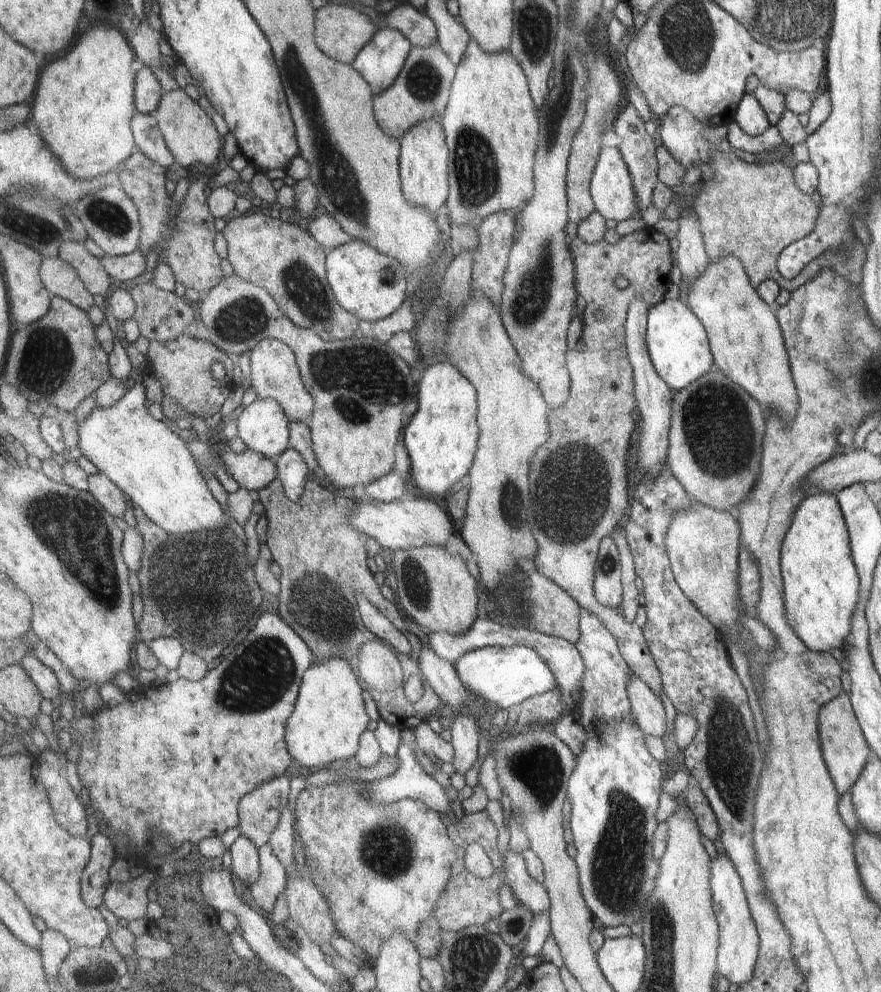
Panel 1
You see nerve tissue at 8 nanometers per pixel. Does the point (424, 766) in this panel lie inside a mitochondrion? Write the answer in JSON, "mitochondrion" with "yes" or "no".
{"mitochondrion":"no"}

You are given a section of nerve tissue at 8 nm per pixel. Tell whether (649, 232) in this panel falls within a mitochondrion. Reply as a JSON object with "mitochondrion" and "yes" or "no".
{"mitochondrion":"no"}

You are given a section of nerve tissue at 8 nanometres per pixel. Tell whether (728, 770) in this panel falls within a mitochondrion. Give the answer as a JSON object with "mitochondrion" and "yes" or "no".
{"mitochondrion":"yes"}

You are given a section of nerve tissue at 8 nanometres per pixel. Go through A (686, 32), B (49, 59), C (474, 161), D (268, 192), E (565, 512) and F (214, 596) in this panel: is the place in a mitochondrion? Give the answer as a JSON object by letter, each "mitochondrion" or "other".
{"A":"mitochondrion","B":"other","C":"mitochondrion","D":"other","E":"mitochondrion","F":"mitochondrion"}

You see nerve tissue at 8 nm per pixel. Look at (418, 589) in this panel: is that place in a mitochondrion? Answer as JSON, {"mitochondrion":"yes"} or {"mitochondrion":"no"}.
{"mitochondrion":"yes"}

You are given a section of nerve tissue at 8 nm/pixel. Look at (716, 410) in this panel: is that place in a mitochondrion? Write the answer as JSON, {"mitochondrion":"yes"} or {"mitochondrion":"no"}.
{"mitochondrion":"yes"}

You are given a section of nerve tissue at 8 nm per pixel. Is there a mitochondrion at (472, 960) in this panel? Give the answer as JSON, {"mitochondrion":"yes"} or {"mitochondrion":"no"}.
{"mitochondrion":"yes"}

